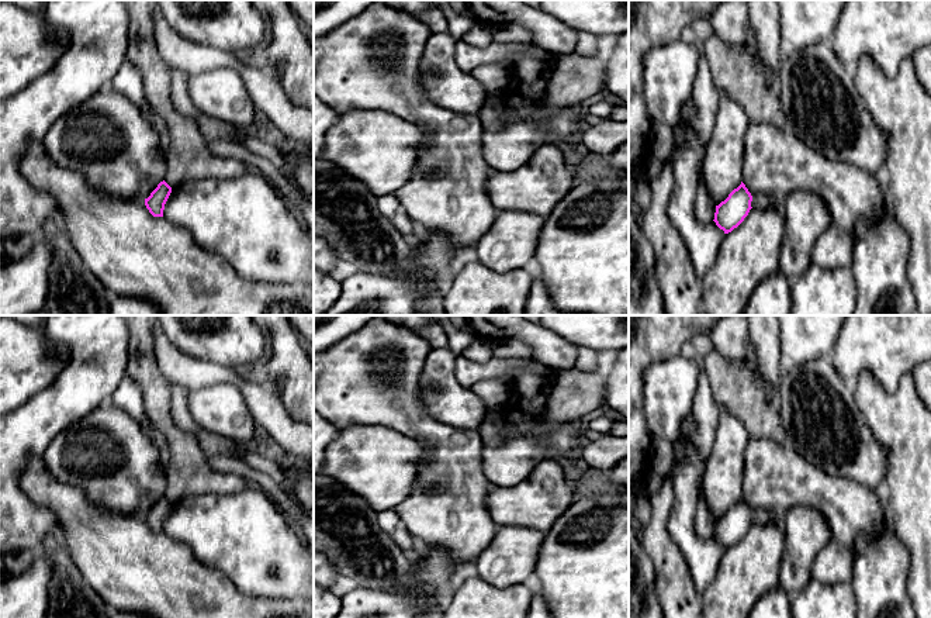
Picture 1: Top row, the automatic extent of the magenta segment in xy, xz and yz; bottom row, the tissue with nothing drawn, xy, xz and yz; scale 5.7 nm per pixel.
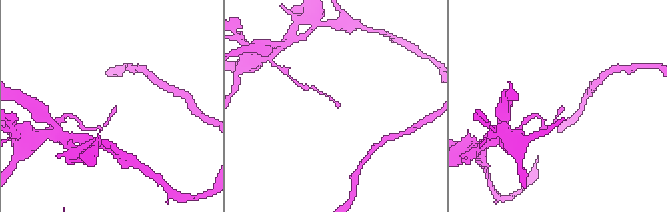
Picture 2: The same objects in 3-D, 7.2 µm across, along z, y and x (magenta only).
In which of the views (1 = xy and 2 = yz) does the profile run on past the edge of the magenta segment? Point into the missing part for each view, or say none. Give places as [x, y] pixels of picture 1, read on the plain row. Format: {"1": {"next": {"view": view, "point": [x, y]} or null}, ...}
{"1": {"next": null}, "2": {"next": null}}

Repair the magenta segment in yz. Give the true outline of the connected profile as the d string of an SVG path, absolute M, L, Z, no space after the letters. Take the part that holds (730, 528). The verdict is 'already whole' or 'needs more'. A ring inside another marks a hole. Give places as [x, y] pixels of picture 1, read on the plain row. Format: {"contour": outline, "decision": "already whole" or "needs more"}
{"contour": "M741 497L741 500L734 504L724 517L716 521L713 536L724 546L724 549L731 548L748 531L752 524L751 517L752 511Z", "decision": "already whole"}

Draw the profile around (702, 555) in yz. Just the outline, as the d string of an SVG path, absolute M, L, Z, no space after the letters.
M692 412L682 424L679 438L672 442L674 462L669 470L674 486L674 501L669 508L667 529L669 538L685 556L691 579L699 595L712 584L719 563L726 553L714 536L699 538L695 532L699 484L706 460L693 442L695 421Z

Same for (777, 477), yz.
M748 439L743 498L751 511L773 511L782 525L790 508L814 508L824 515L833 538L849 550L856 536L876 536L883 528L894 528L882 493L830 476L789 443L768 439Z

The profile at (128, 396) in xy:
M128 374L121 380L113 397L110 400L114 405L128 412L135 418L149 436L150 442L159 452L159 463L165 473L172 466L172 455L169 450L167 438L152 427L150 420L146 417L143 396L139 384L132 380Z

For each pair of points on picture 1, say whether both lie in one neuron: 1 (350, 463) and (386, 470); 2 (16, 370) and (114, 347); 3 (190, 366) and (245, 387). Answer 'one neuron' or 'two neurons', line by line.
1: one neuron
2: two neurons
3: one neuron

